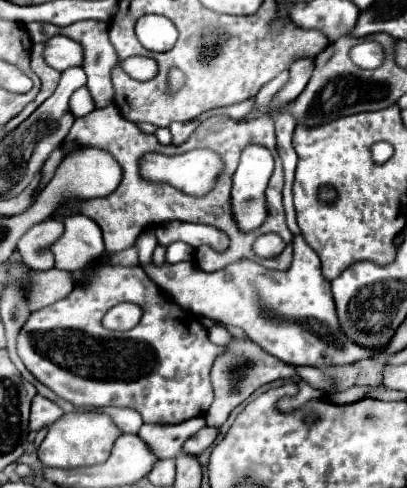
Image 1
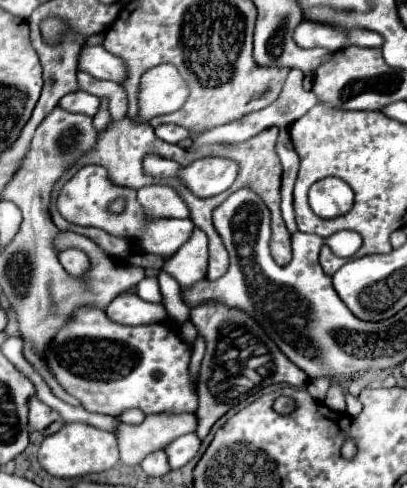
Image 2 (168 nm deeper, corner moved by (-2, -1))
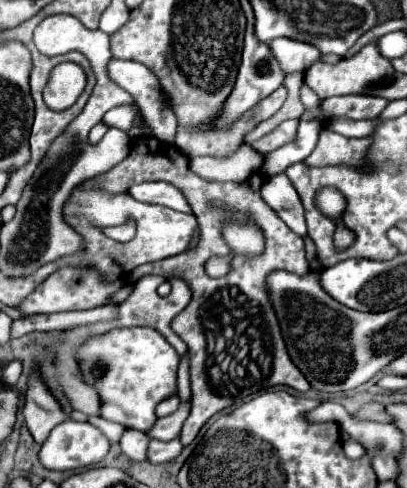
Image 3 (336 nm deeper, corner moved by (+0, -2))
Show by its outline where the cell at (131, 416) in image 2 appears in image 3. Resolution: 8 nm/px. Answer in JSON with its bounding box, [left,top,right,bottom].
[147,402,190,441]

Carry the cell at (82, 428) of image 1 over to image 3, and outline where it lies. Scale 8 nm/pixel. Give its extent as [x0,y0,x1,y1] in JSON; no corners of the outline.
[39,419,109,471]

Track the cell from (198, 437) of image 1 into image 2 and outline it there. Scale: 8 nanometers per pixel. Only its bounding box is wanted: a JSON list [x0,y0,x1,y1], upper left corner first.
[165,434,201,470]

